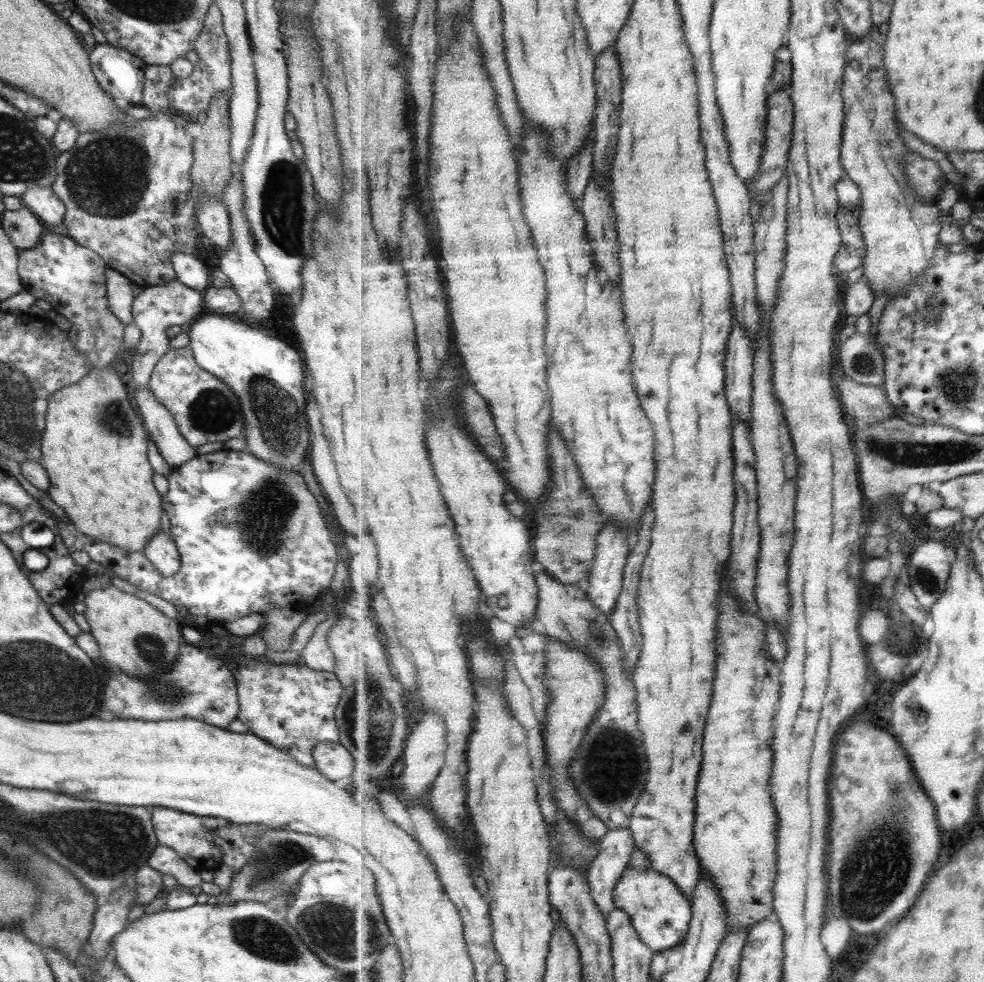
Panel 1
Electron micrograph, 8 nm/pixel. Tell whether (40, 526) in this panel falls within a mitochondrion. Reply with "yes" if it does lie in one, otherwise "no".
no

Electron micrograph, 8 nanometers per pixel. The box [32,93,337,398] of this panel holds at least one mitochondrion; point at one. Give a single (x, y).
(108, 176)

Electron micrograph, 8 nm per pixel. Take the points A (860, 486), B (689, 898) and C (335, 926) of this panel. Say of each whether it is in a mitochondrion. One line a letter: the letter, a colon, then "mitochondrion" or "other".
A: other
B: other
C: mitochondrion

